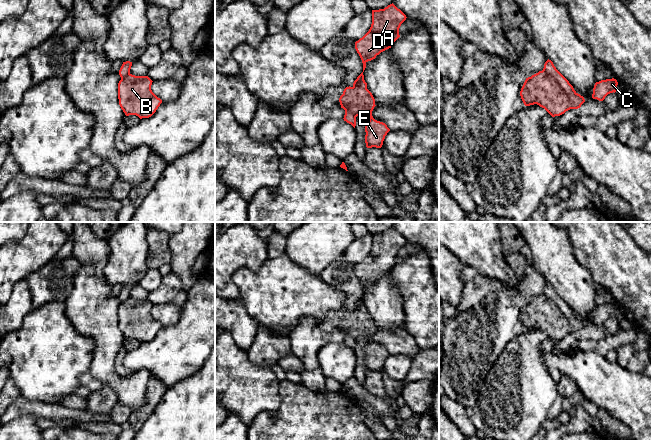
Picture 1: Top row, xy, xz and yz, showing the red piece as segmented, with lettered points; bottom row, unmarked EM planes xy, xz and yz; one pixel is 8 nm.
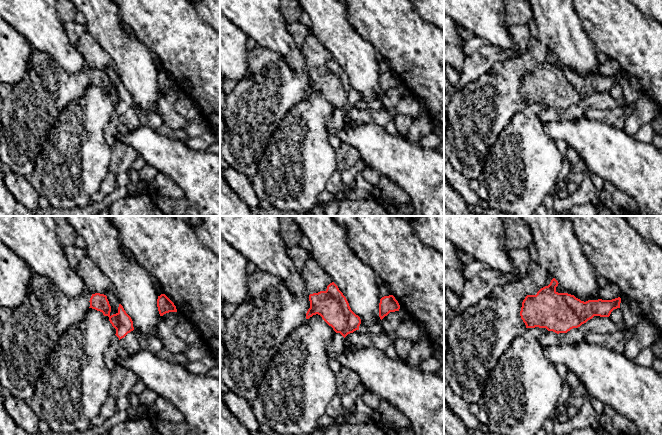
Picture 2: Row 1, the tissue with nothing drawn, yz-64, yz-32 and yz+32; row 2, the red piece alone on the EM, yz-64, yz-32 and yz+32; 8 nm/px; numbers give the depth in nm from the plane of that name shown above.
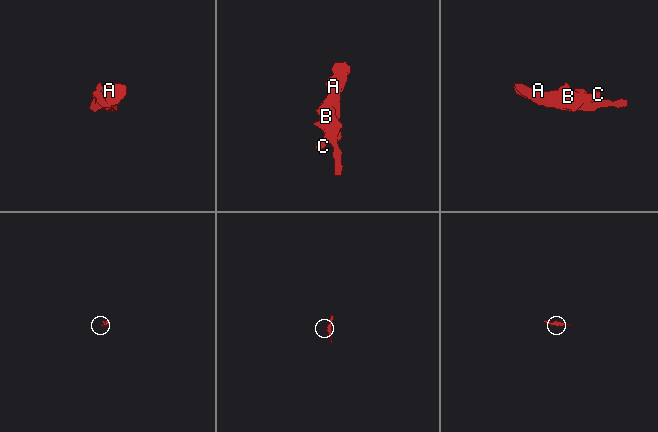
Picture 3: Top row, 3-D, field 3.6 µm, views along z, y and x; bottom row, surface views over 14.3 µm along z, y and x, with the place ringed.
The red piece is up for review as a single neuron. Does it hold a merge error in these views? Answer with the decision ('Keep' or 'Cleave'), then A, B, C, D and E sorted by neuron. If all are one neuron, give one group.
Cleave. Groups: A B D E / C

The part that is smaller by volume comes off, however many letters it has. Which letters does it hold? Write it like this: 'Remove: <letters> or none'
Remove: C

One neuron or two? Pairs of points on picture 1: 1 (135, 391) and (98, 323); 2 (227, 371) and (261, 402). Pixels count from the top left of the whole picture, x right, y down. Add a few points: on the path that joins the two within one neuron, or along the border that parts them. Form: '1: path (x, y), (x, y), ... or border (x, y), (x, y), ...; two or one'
1: path (116, 380), (105, 369), (105, 342); one
2: path (235, 379), (253, 394); one

